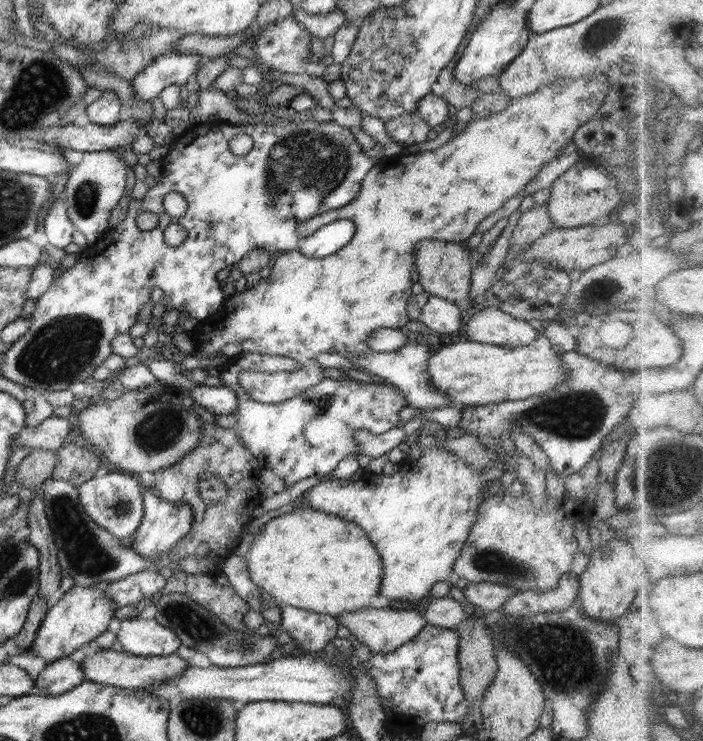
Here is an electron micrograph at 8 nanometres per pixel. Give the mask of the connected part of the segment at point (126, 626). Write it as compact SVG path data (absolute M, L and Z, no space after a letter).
M140 616L121 620L116 647L134 656L171 656L182 646L178 635L156 619L146 621Z

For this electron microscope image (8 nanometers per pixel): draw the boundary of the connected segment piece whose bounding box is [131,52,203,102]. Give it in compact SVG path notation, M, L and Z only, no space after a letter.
M172 52L158 56L131 81L133 92L142 102L152 102L170 85L184 87L200 68L202 57Z

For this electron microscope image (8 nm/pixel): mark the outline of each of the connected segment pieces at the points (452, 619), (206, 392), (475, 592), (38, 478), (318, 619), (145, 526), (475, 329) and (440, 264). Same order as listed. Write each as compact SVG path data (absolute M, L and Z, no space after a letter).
M451 597L436 598L430 600L424 618L430 626L438 626L444 629L457 630L459 624L469 618L467 609L462 603L456 602Z
M196 385L189 388L192 400L212 414L231 414L238 406L237 394L227 386Z
M468 582L468 587L462 592L468 602L480 607L489 615L492 615L508 603L508 599L510 599L517 590L510 588L510 586L500 586L500 584L492 582Z
M57 450L30 451L15 468L14 480L24 488L40 486L50 479L57 463Z
M288 605L280 608L280 633L288 633L304 654L322 654L326 644L336 637L339 622L335 617Z
M146 485L143 492L143 516L142 524L138 526L134 534L134 541L131 548L144 559L156 559L162 553L168 553L177 544L180 539L186 537L192 528L194 516L191 506L185 502L172 504L167 500L160 498L151 485Z
M492 306L469 310L462 329L468 340L494 346L526 346L539 338L537 330L527 321L518 320Z
M424 239L417 242L415 248L413 252L414 270L418 271L419 283L424 287L424 291L452 302L468 305L474 260L465 244Z

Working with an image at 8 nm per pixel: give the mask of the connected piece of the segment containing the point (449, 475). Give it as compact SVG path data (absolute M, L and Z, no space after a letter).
M439 444L422 449L416 461L405 458L400 465L400 470L392 475L365 474L354 482L328 476L307 491L306 501L316 510L356 523L368 535L382 560L380 595L403 604L418 603L429 595L434 584L448 580L454 573L454 564L468 541L471 527L476 522L478 505L486 498L483 495L484 487L488 480L500 478L506 469L504 461L499 459L497 464L491 464L485 472L477 472L459 456L448 452Z

